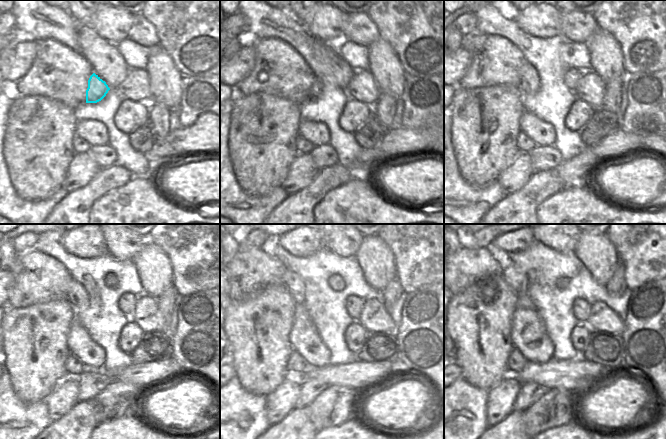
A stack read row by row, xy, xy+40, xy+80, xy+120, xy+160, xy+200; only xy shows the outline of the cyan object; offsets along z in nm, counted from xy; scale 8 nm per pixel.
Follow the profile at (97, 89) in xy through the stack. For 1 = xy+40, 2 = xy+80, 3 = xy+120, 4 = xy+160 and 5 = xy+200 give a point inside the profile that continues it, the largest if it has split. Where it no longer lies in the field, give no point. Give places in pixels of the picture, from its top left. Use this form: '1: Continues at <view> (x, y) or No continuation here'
1: Continues at xy+40 (316, 87)
2: Continues at xy+80 (529, 82)
3: Continues at xy+120 (77, 296)
4: Continues at xy+160 (292, 281)
5: Continues at xy+200 (517, 279).

